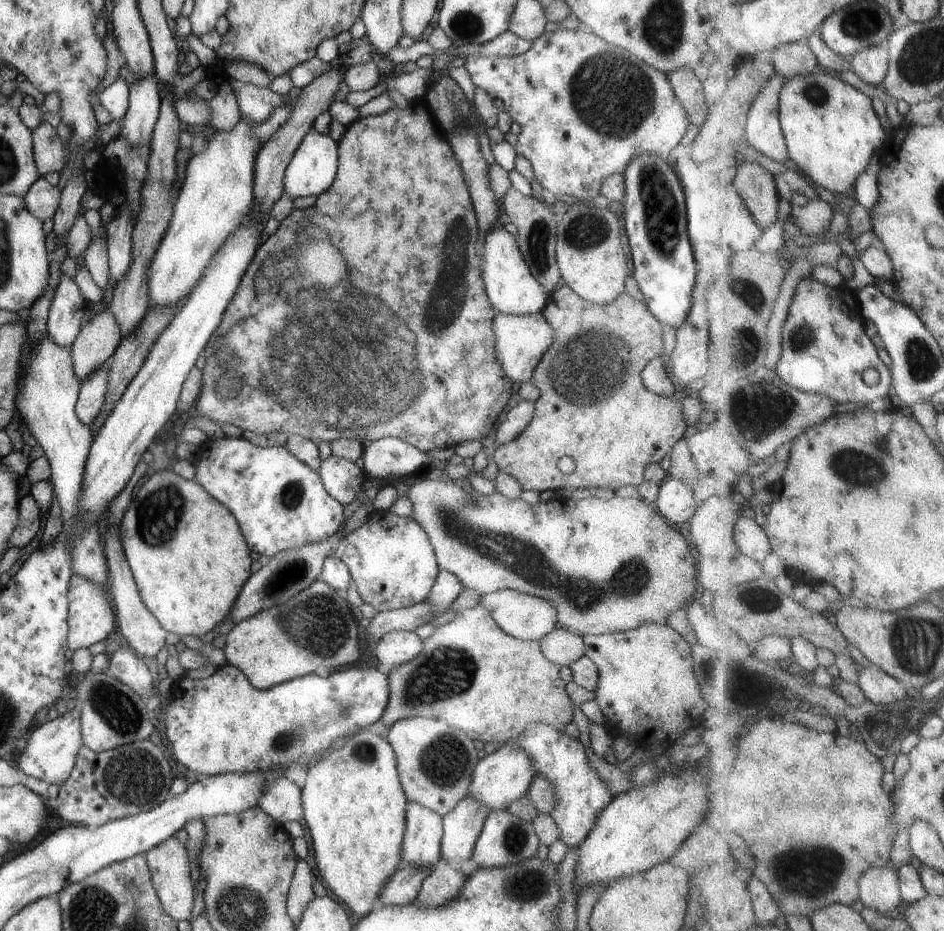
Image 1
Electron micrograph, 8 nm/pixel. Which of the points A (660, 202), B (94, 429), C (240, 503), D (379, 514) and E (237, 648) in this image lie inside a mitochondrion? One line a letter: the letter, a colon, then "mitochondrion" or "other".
A: mitochondrion
B: other
C: other
D: other
E: other

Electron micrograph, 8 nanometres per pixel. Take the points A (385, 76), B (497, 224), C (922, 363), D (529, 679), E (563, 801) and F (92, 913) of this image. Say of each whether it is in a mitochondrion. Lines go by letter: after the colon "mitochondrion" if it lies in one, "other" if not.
A: other
B: other
C: mitochondrion
D: other
E: other
F: mitochondrion

